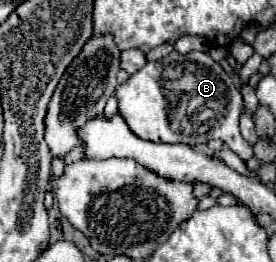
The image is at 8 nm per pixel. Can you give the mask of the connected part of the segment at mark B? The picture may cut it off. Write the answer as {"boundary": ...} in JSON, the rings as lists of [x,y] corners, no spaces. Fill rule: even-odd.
{"boundary":[[[172,51],[168,57],[146,63],[140,71],[130,75],[126,83],[122,83],[116,89],[118,99],[118,113],[124,117],[128,127],[134,135],[146,141],[158,141],[158,143],[184,143],[184,145],[200,145],[208,143],[210,139],[222,139],[242,161],[250,161],[254,155],[254,147],[246,143],[238,129],[238,119],[242,115],[242,95],[236,89],[232,77],[208,55],[200,51],[192,51],[186,55],[180,55]]]}

